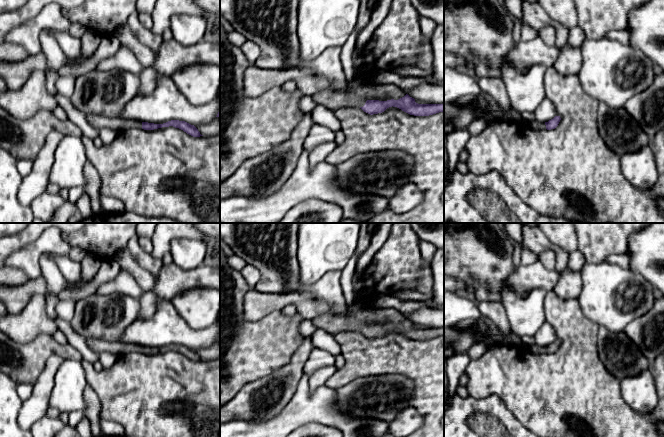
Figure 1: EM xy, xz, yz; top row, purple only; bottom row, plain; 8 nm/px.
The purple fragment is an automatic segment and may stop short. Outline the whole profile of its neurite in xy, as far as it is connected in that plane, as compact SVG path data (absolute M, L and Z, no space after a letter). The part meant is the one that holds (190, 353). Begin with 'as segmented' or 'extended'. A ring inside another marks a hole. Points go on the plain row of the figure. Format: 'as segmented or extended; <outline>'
extended; M87 339L88 346L97 354L103 352L110 352L117 356L122 354L127 354L130 352L142 352L144 354L154 354L162 351L173 350L179 352L193 361L203 360L200 358L198 353L185 345L171 344L163 348L154 348L148 346L142 346L133 343L123 343L123 342L110 342L102 339Z

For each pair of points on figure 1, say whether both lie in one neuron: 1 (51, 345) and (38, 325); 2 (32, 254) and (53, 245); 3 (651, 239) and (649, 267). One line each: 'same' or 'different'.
1: different
2: same
3: same

